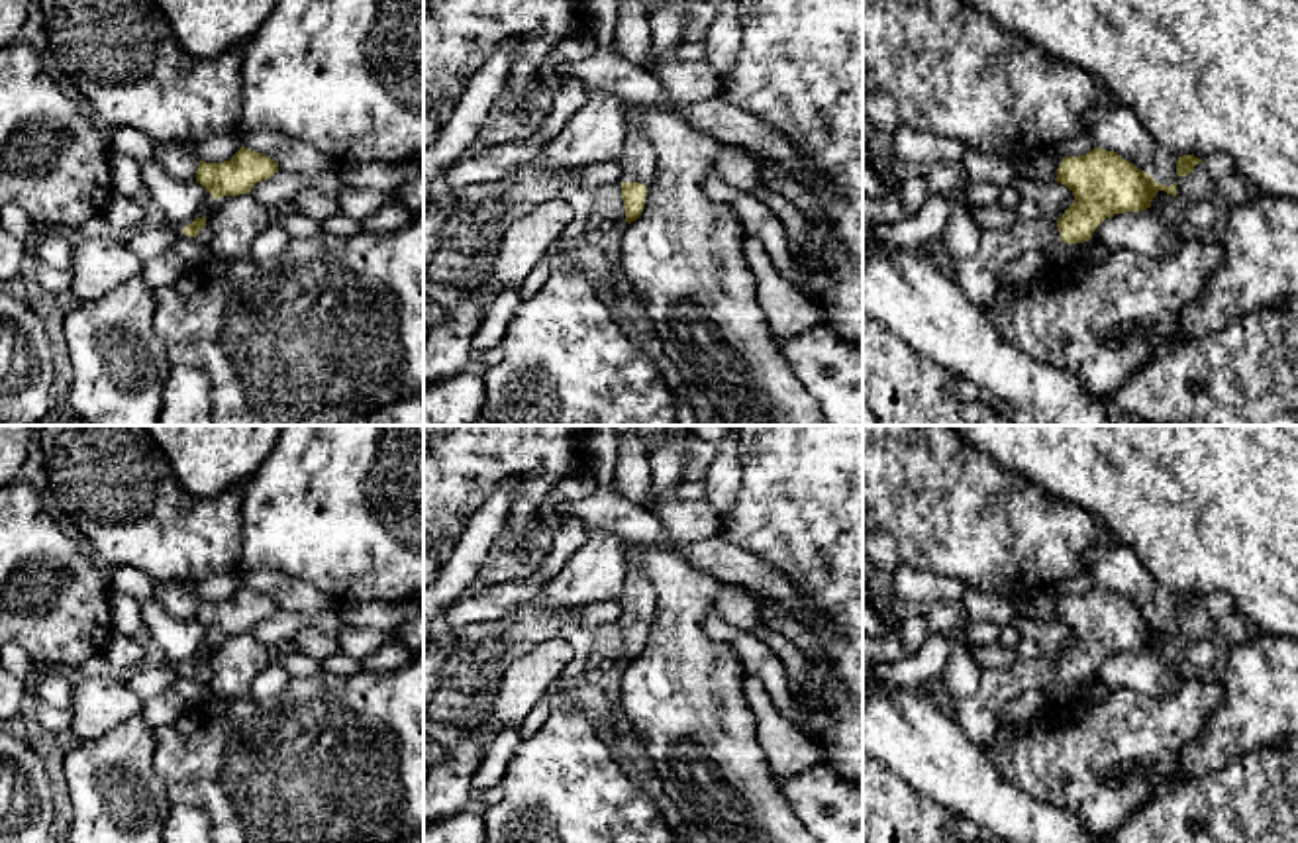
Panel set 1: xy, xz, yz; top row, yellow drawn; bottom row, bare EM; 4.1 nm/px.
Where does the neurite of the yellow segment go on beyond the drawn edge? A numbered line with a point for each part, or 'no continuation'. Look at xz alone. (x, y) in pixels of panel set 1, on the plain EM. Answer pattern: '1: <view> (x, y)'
1: xz (638, 598)

